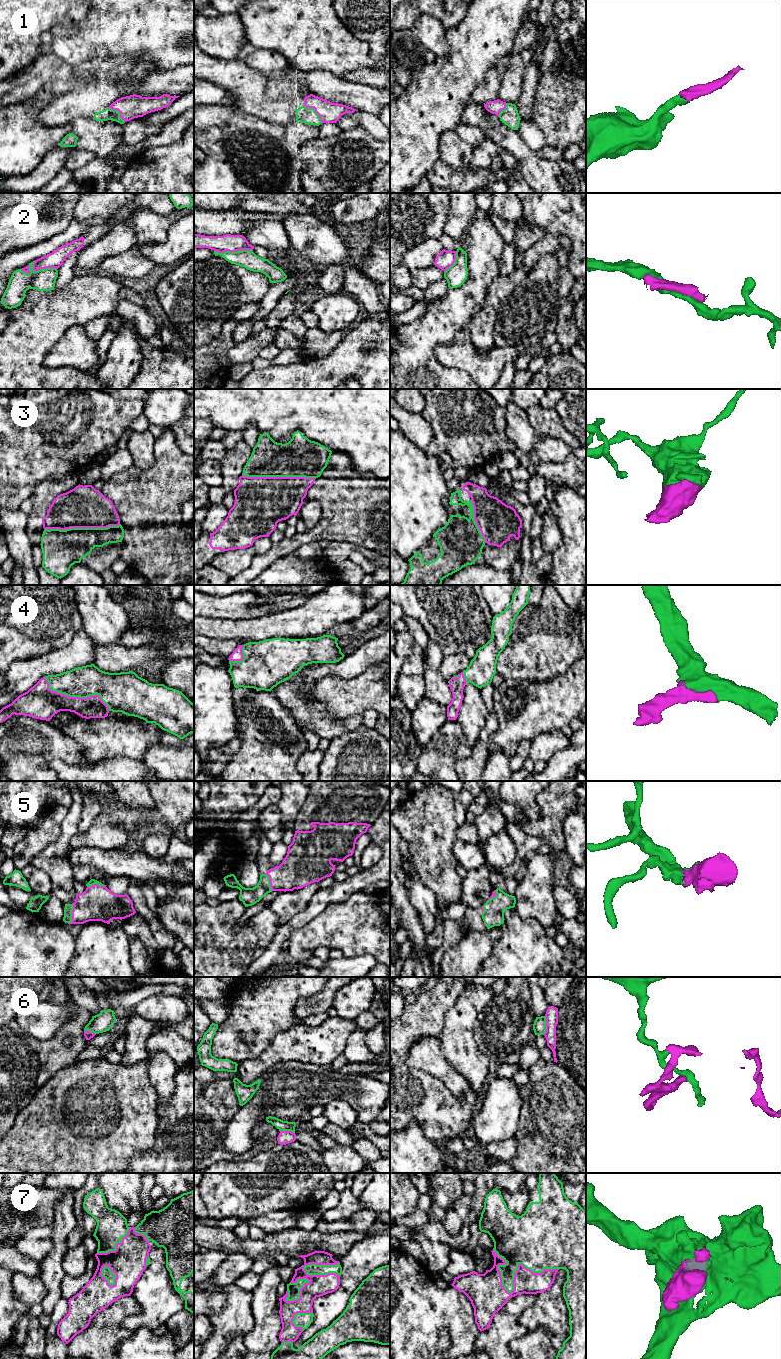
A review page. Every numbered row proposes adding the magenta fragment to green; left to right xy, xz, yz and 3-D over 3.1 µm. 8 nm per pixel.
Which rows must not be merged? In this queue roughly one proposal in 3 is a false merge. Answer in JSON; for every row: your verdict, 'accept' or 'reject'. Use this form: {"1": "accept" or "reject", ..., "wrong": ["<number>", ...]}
{"1": "accept", "2": "reject", "3": "accept", "4": "accept", "5": "accept", "6": "reject", "7": "accept", "wrong": ["2", "6"]}

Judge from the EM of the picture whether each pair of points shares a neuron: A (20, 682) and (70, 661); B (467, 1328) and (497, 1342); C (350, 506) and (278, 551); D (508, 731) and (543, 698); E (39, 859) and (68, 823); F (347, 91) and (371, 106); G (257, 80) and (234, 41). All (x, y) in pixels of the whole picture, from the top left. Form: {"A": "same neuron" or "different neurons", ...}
{"A": "same neuron", "B": "different neurons", "C": "same neuron", "D": "same neuron", "E": "same neuron", "F": "same neuron", "G": "different neurons"}

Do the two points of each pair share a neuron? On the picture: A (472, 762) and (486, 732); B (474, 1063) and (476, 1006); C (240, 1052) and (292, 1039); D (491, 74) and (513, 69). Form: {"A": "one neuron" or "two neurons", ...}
{"A": "one neuron", "B": "one neuron", "C": "two neurons", "D": "two neurons"}

